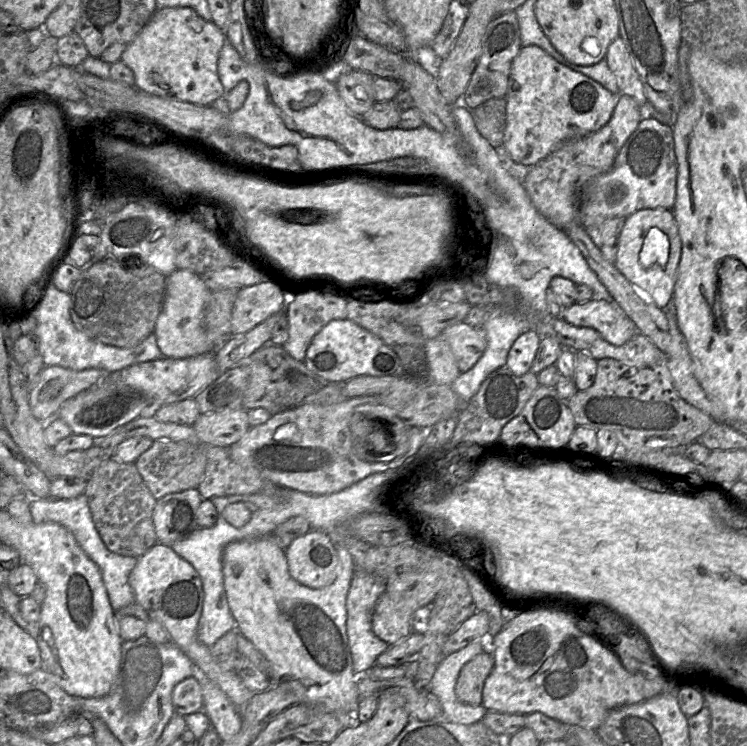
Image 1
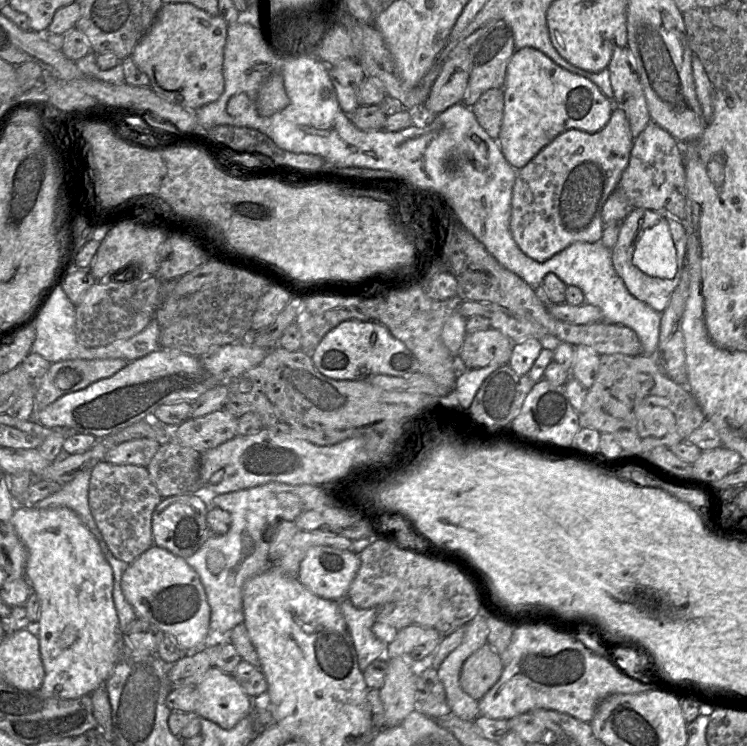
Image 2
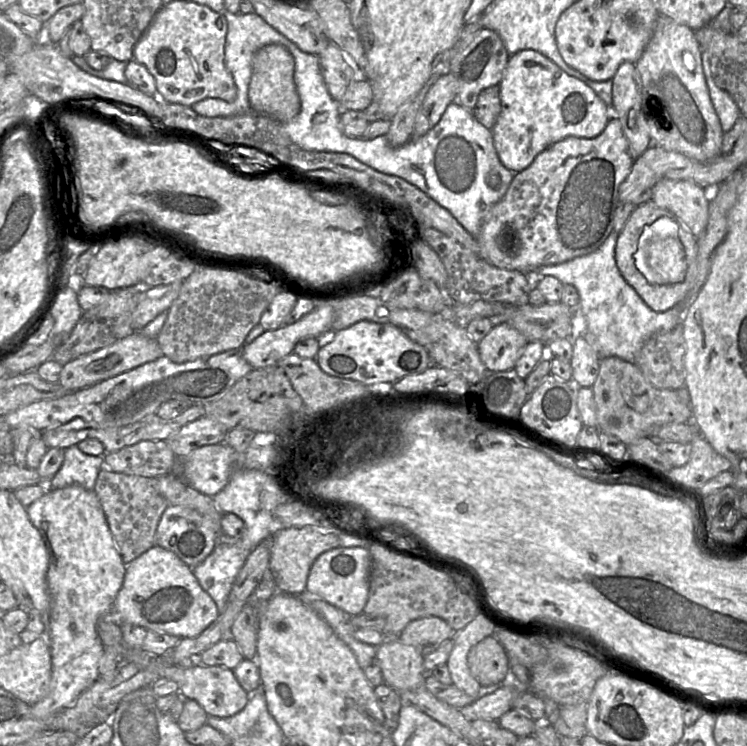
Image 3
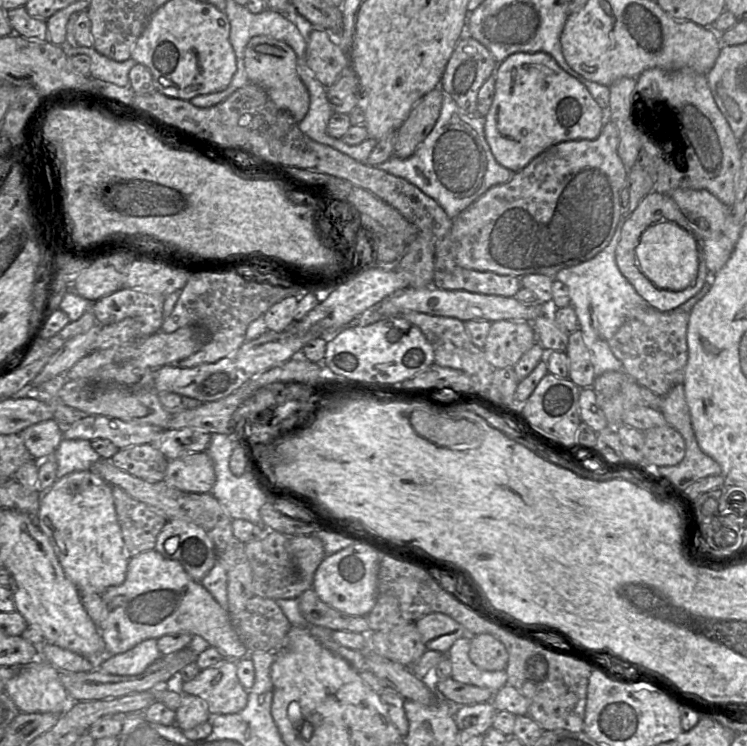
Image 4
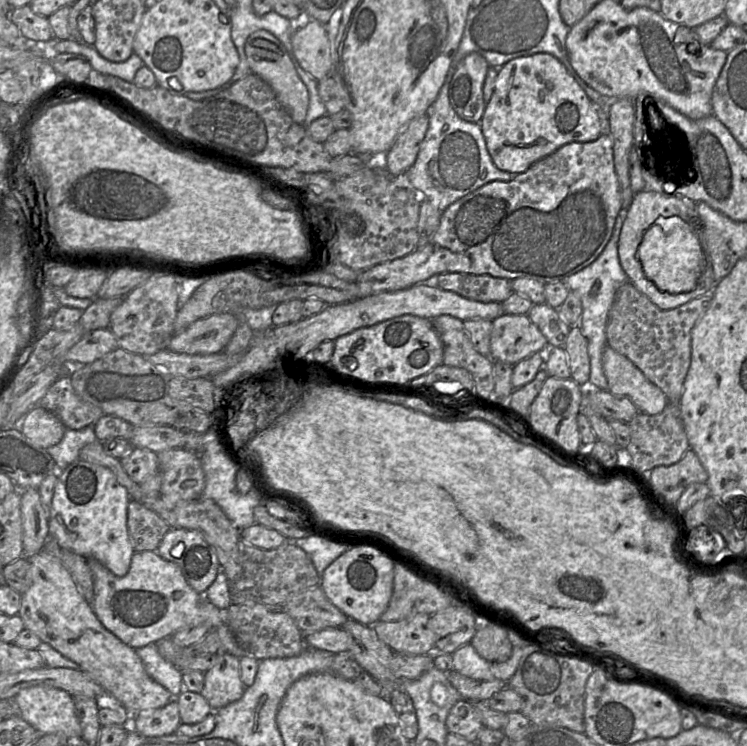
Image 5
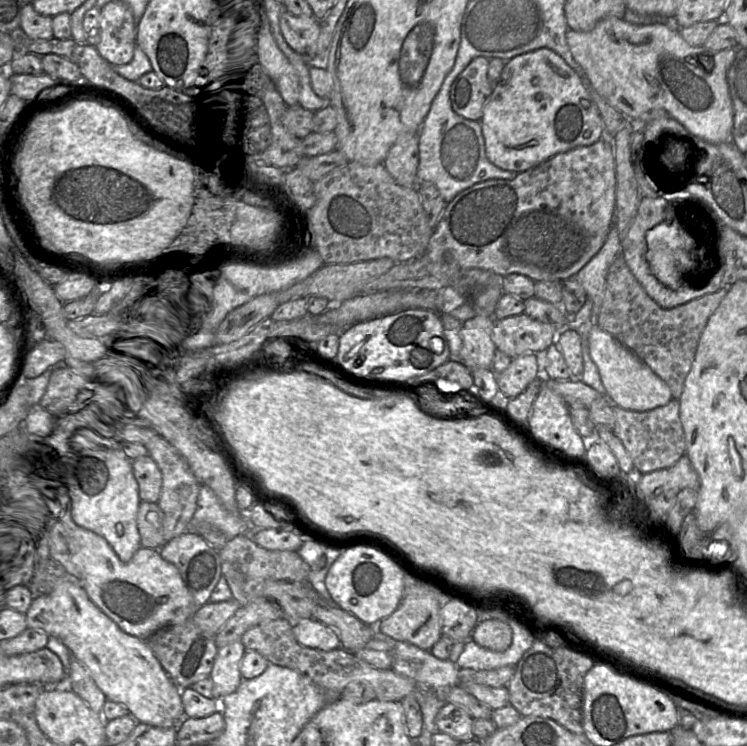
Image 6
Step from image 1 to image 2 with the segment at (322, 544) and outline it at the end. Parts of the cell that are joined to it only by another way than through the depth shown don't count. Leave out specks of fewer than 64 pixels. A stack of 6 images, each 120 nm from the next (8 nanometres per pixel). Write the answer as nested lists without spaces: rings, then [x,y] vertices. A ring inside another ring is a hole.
[[[314,546],[301,561],[298,579],[313,594],[333,601],[347,597],[361,565],[358,554],[332,546]]]

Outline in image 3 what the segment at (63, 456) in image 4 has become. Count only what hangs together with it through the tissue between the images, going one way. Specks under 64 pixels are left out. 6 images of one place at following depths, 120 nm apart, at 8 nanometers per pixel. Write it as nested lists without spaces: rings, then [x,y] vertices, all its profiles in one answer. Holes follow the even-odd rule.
[[[72,445],[64,449],[64,461],[60,469],[49,480],[45,481],[47,490],[79,485],[93,490],[98,473],[105,466],[103,456],[92,456]]]

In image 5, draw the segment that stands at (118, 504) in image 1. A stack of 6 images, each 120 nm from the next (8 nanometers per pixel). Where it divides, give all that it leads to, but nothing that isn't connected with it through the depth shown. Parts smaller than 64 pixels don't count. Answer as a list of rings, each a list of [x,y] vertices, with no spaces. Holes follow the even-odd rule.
[[[132,499],[127,509],[127,528],[135,552],[156,551],[164,535],[171,529],[155,511]]]

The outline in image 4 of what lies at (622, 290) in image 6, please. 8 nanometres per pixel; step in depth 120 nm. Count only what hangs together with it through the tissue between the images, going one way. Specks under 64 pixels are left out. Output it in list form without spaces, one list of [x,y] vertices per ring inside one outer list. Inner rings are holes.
[[[652,307],[629,317],[609,340],[612,353],[622,363],[623,371],[638,384],[658,396],[665,396],[675,385],[684,384],[684,369],[688,359],[687,327],[689,313],[680,310],[660,312]]]

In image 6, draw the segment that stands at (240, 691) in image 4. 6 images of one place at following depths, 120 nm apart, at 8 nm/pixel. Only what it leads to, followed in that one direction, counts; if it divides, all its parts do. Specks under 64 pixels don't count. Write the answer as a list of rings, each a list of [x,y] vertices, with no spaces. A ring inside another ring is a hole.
[[[239,641],[219,647],[209,678],[213,682],[213,698],[222,699],[236,691],[242,681],[240,661],[246,649]]]

